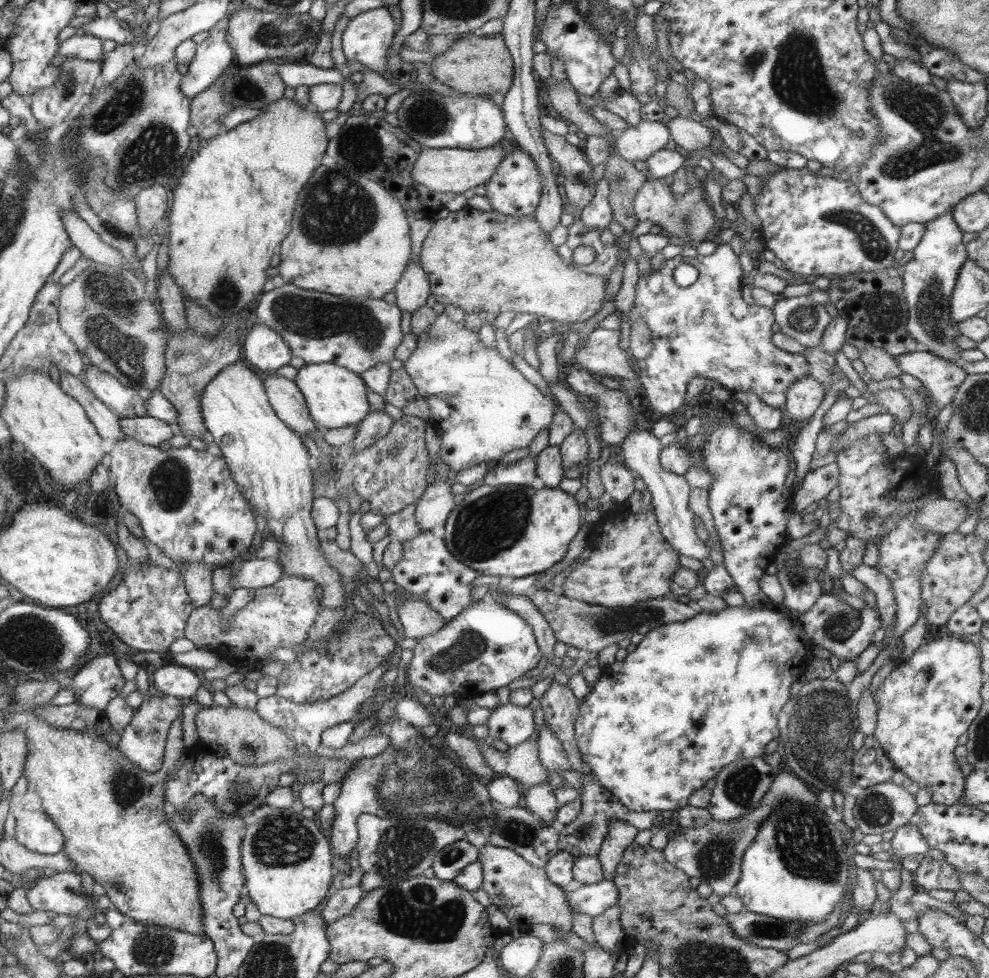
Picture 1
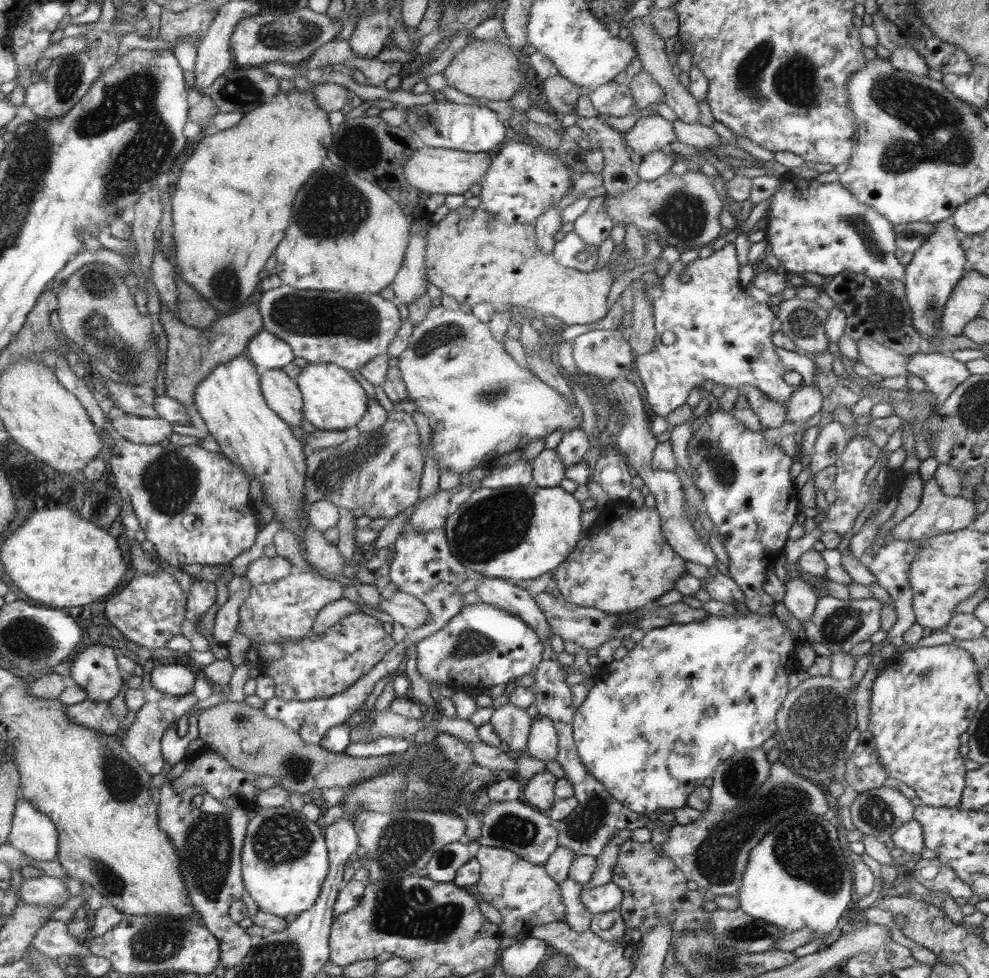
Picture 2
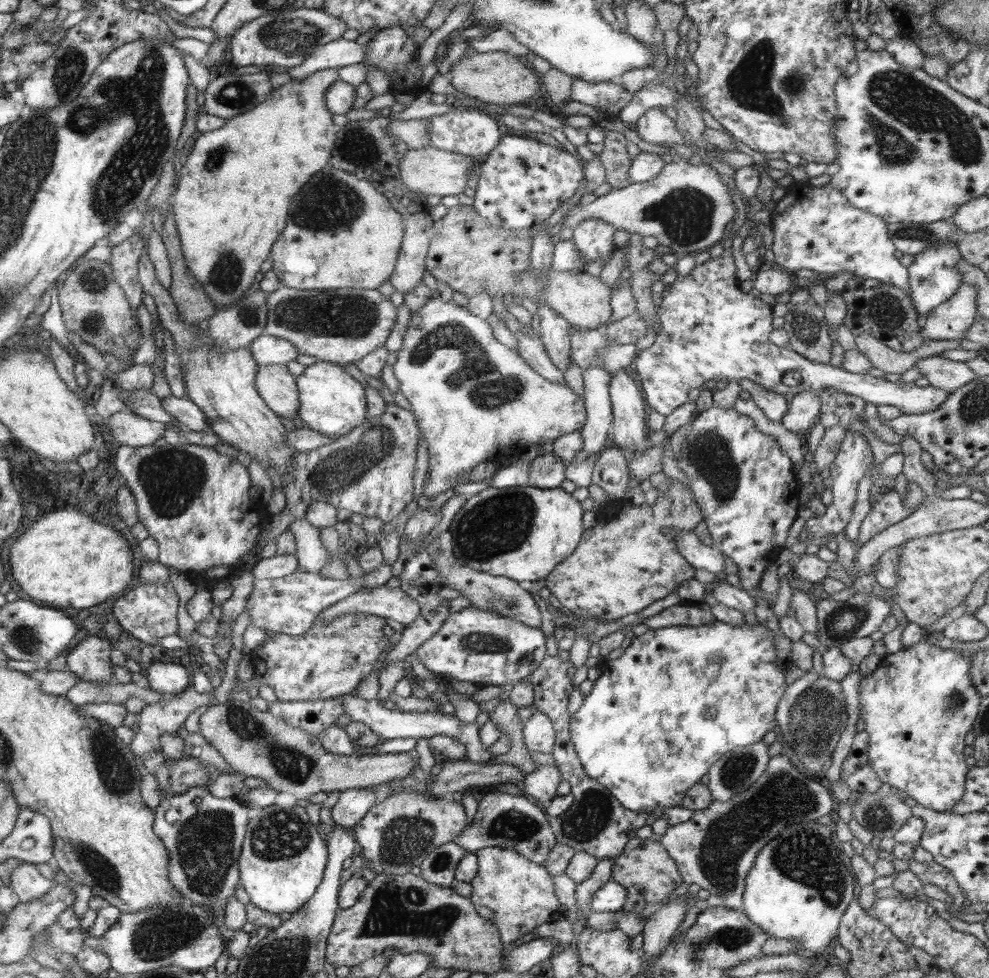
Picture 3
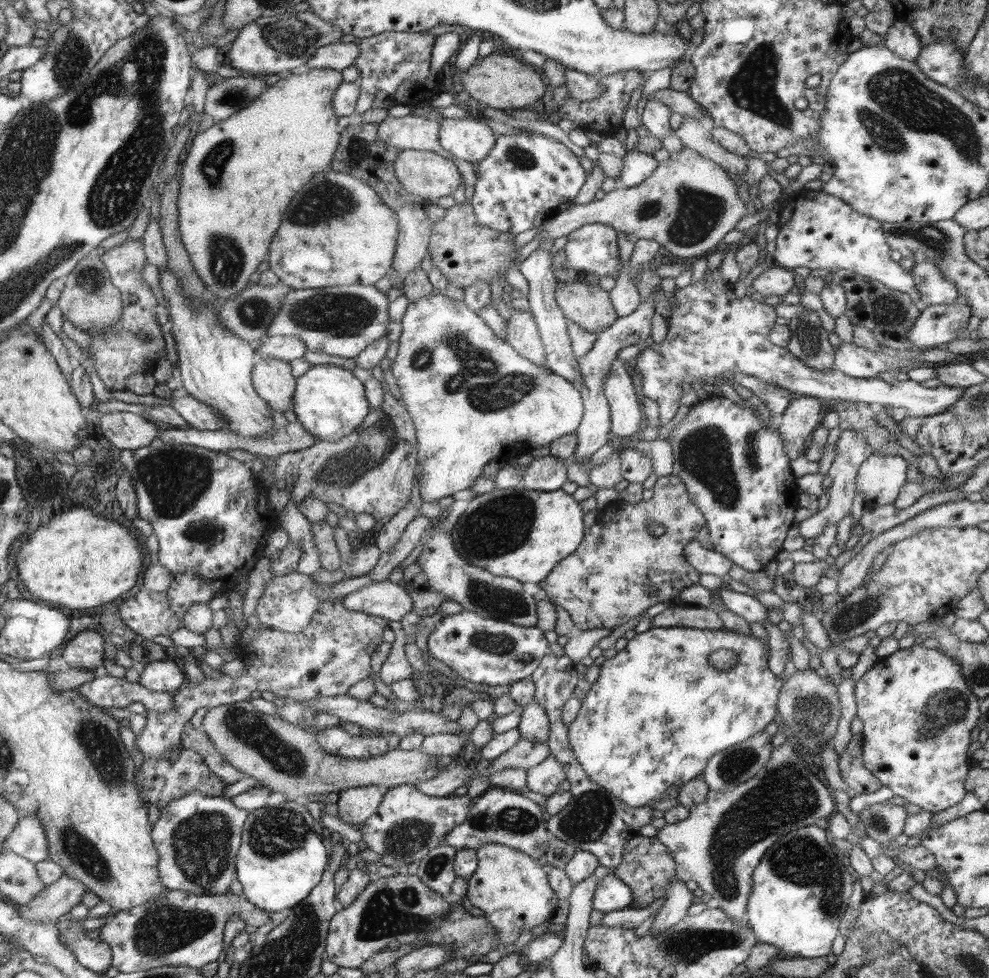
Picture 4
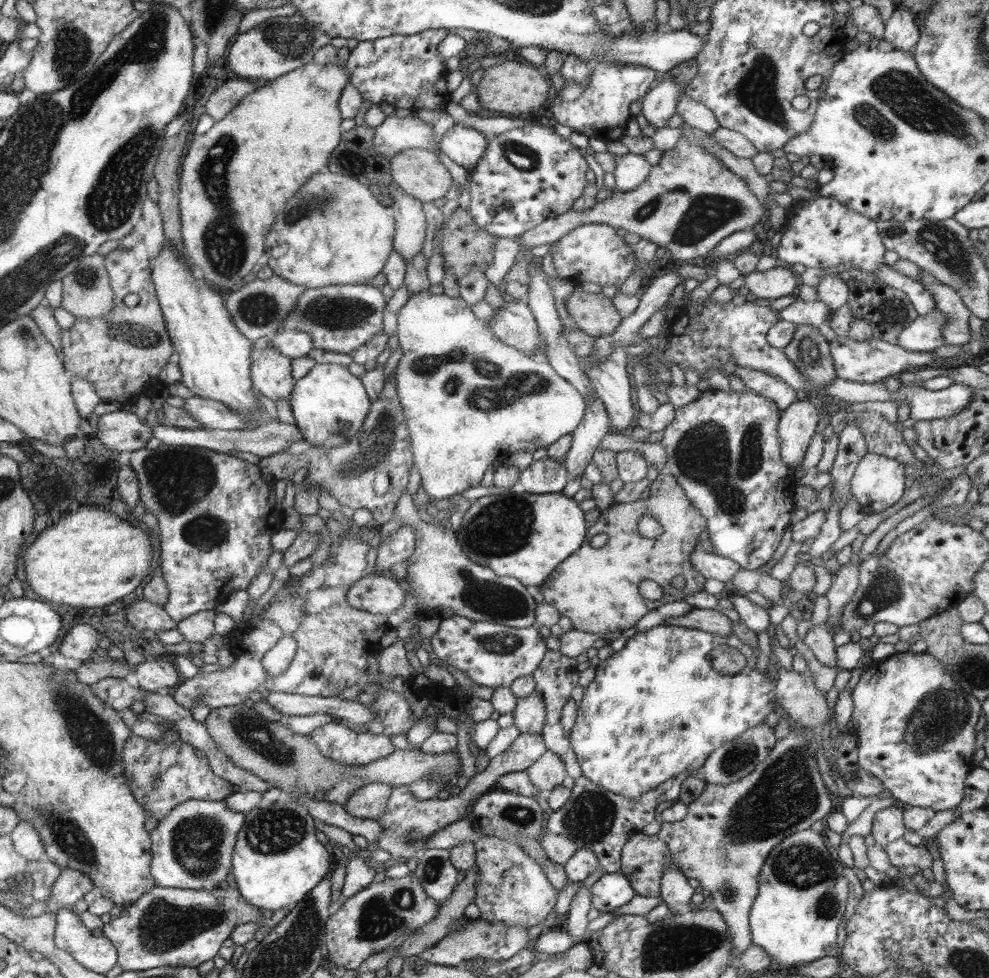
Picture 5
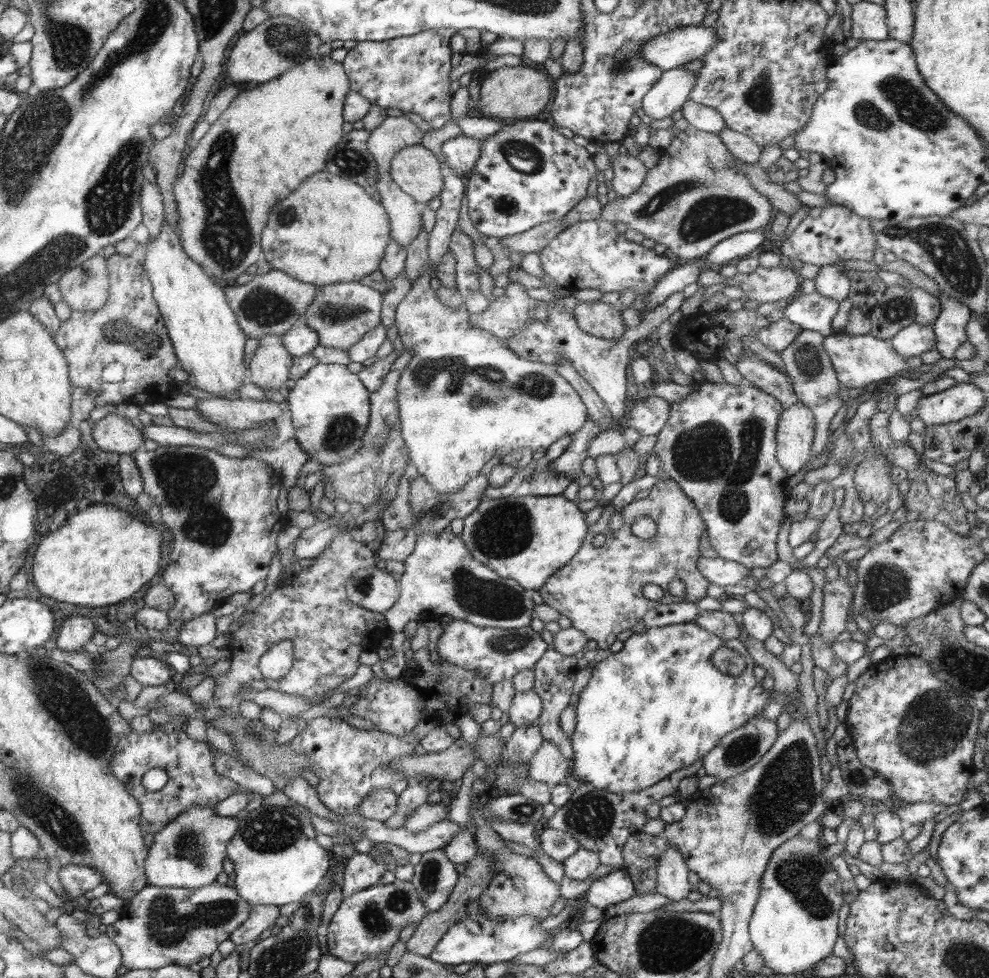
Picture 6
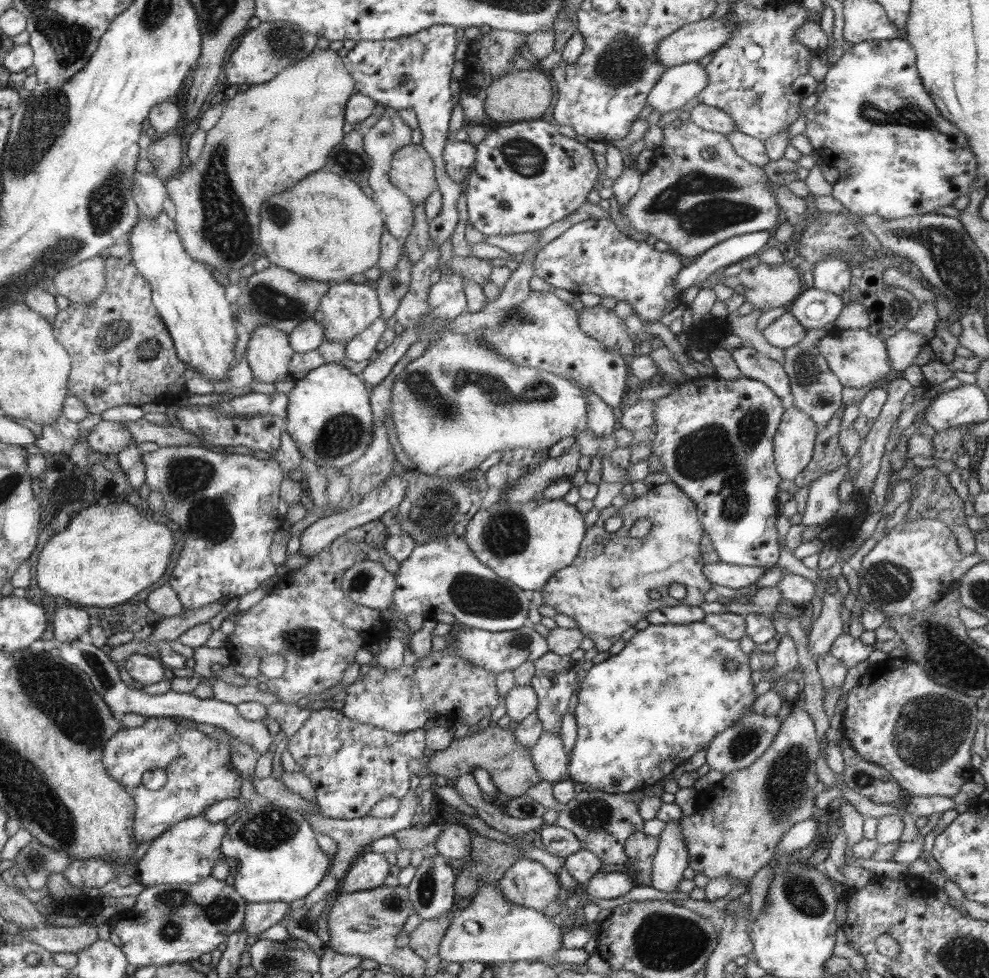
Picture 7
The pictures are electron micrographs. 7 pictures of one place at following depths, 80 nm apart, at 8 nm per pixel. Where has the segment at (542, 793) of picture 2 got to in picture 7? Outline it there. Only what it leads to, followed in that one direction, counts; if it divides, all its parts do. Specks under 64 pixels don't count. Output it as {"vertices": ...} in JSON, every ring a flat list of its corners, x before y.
{"vertices":[[544,731,531,751,542,781,555,783,569,778,567,772,570,753,565,749,560,734]]}

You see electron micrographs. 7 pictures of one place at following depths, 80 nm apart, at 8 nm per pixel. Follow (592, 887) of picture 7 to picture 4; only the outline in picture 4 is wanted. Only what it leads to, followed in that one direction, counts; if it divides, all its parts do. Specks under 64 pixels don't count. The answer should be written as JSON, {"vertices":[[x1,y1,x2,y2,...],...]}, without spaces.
{"vertices":[[610,874,600,882,594,892,593,908,604,914,626,909,631,905,632,891,624,882]]}

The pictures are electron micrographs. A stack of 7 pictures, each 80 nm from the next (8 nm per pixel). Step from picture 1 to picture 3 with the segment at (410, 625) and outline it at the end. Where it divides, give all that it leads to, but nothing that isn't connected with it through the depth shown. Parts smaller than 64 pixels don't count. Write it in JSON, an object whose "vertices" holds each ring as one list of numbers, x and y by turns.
{"vertices":[[377,586,367,592,360,590,332,604,321,612,325,622,344,614,371,614,412,625,421,616,421,603,401,587]]}

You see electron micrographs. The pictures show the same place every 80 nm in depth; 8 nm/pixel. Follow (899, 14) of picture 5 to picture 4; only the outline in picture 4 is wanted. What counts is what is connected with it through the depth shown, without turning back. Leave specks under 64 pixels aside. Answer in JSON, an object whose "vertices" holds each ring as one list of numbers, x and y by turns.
{"vertices":[[902,19,894,20,894,24,882,40,896,56,913,63,917,60,922,47,920,36,916,35,912,26]]}

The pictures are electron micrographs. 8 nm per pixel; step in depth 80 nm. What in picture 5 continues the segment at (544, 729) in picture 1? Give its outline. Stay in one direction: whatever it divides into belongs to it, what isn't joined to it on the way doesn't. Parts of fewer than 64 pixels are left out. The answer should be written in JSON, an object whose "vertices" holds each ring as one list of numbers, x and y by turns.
{"vertices":[[533,693,532,696,519,698,514,712,514,726,524,734,540,734,543,731,546,709,542,697]]}

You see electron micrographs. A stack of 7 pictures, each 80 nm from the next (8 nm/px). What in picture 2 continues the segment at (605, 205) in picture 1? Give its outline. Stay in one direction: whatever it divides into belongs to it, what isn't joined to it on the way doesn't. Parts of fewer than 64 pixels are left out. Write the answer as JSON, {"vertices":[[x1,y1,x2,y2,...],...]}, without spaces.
{"vertices":[[607,195,592,197,586,211,573,222,574,230,587,246,599,248,615,226,613,218,607,213,605,207,607,197]]}

